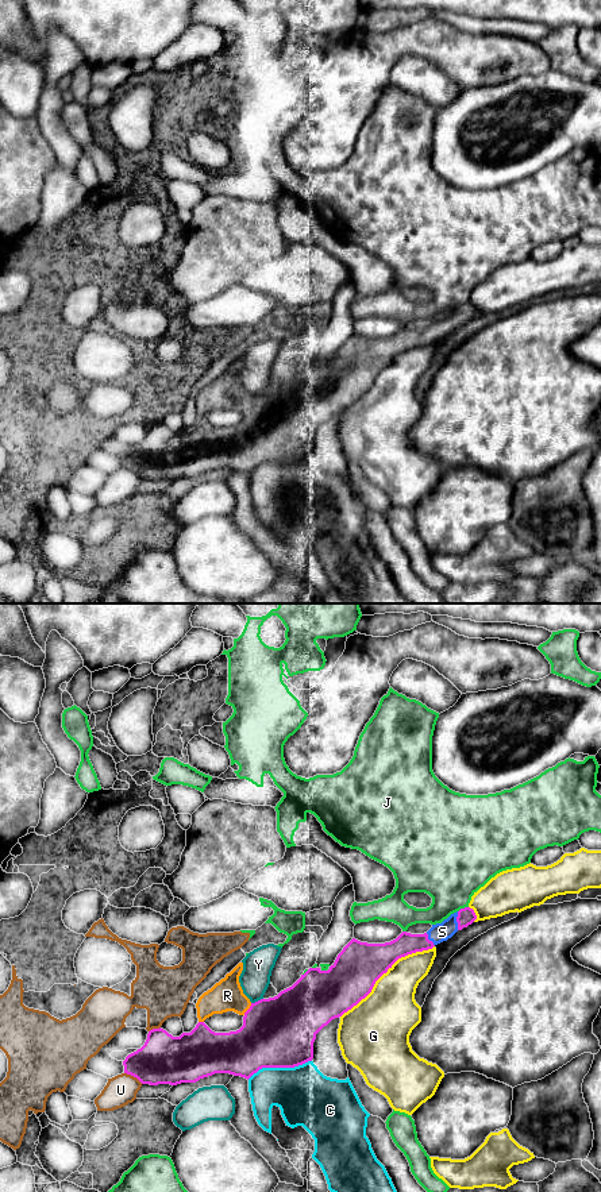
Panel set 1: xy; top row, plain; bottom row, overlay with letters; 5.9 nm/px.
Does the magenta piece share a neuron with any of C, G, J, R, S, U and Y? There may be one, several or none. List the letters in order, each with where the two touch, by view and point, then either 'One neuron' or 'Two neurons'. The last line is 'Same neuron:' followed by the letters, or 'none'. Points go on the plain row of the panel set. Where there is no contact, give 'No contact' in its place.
C: Touches magenta at xy (278, 462). Two neurons
G: Touches magenta at xy (385, 367). Two neurons
J: Touches magenta at xy (462, 304). Two neurons
R: Touches magenta at xy (249, 404). One neuron
S: Touches magenta at xy (457, 316). One neuron
U: Touches magenta at xy (134, 471). Two neurons
Y: Touches magenta at xy (258, 396). Two neurons
Same neuron: R, S

